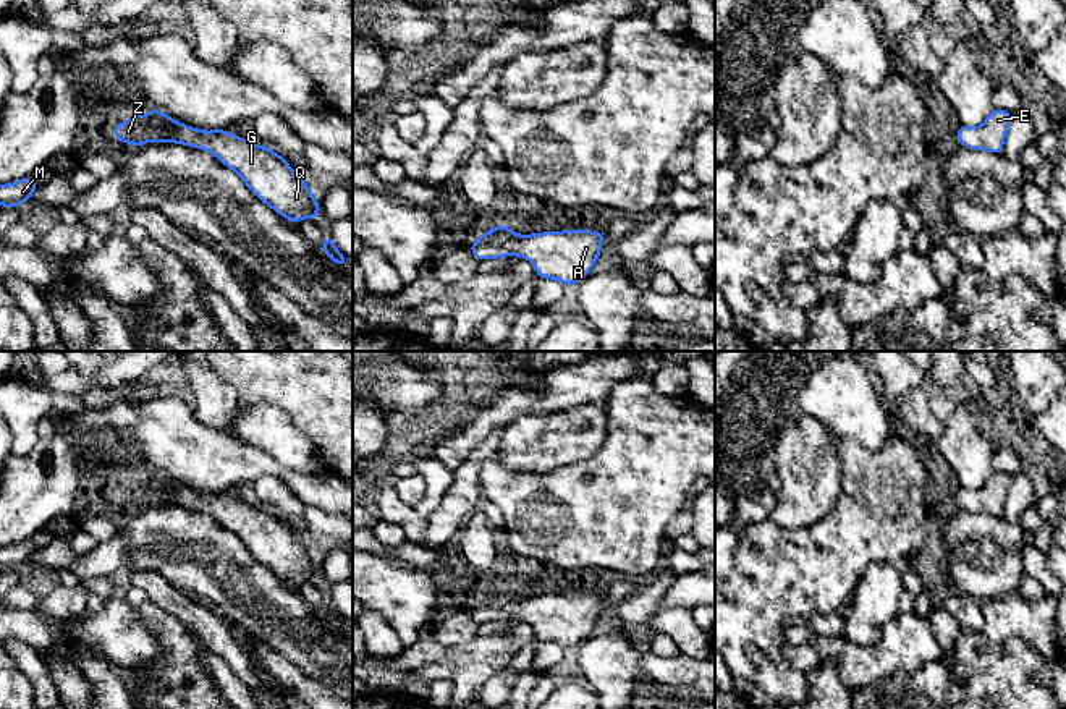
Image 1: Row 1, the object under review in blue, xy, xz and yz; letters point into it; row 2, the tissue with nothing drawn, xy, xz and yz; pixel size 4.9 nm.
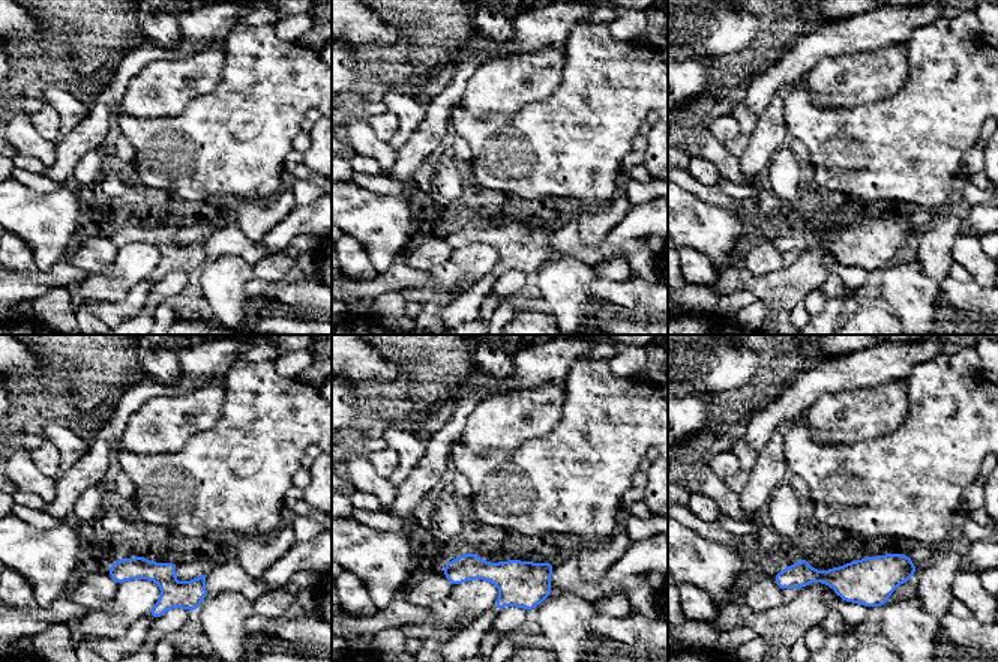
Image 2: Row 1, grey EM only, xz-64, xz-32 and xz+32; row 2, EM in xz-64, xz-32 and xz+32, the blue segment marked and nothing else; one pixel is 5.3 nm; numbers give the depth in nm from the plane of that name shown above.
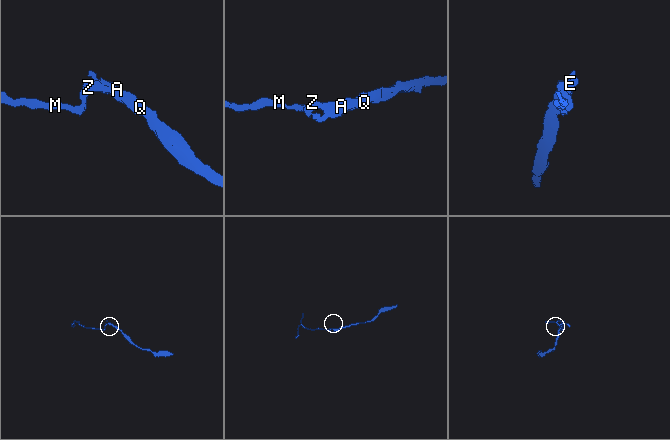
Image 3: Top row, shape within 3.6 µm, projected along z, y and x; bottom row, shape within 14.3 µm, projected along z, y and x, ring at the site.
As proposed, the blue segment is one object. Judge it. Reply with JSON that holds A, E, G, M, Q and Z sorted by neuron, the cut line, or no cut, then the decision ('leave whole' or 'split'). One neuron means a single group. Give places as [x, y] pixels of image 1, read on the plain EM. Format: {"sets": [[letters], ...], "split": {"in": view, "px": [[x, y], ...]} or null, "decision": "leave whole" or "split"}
{"sets": [["A", "E", "G", "M", "Q", "Z"]], "split": null, "decision": "leave whole"}

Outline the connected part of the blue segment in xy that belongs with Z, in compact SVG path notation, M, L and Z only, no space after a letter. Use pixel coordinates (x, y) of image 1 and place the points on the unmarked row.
M150 471L146 478L133 478L113 489L120 505L142 508L146 505L175 505L204 512L231 531L257 562L278 578L296 586L314 581L322 570L286 521L267 508L256 508L225 492L196 492L167 476Z

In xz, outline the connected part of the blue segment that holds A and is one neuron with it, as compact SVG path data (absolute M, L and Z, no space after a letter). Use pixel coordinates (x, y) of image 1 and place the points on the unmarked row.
M495 588L469 609L477 623L519 618L534 628L534 641L558 643L568 649L587 639L600 620L605 594L563 592L518 597Z

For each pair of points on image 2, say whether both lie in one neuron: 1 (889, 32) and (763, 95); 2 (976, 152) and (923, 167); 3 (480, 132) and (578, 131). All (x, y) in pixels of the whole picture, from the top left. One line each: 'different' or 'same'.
1: same
2: different
3: same

